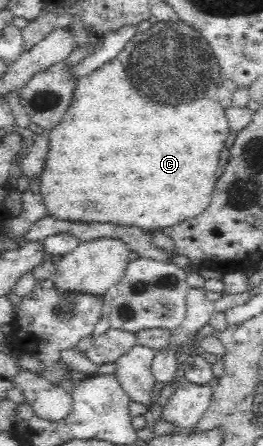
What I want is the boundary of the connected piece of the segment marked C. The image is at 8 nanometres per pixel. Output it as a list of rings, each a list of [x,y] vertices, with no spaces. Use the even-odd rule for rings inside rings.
[[[178,19],[176,22],[168,20],[151,24],[150,28],[130,38],[114,58],[104,62],[103,66],[82,77],[74,86],[70,106],[68,106],[61,123],[46,134],[49,142],[49,151],[39,187],[48,214],[58,220],[112,223],[116,226],[138,226],[144,231],[160,231],[162,229],[166,230],[174,224],[184,222],[184,220],[193,219],[201,212],[204,212],[205,208],[208,208],[210,204],[212,193],[216,186],[216,170],[218,170],[220,152],[222,152],[224,142],[226,142],[226,138],[228,138],[231,131],[229,120],[225,113],[226,108],[222,107],[220,103],[220,98],[224,93],[220,87],[220,65],[212,47],[208,45],[202,34],[198,30],[194,30],[189,24]],[[168,84],[172,84],[174,92],[168,92]]]

